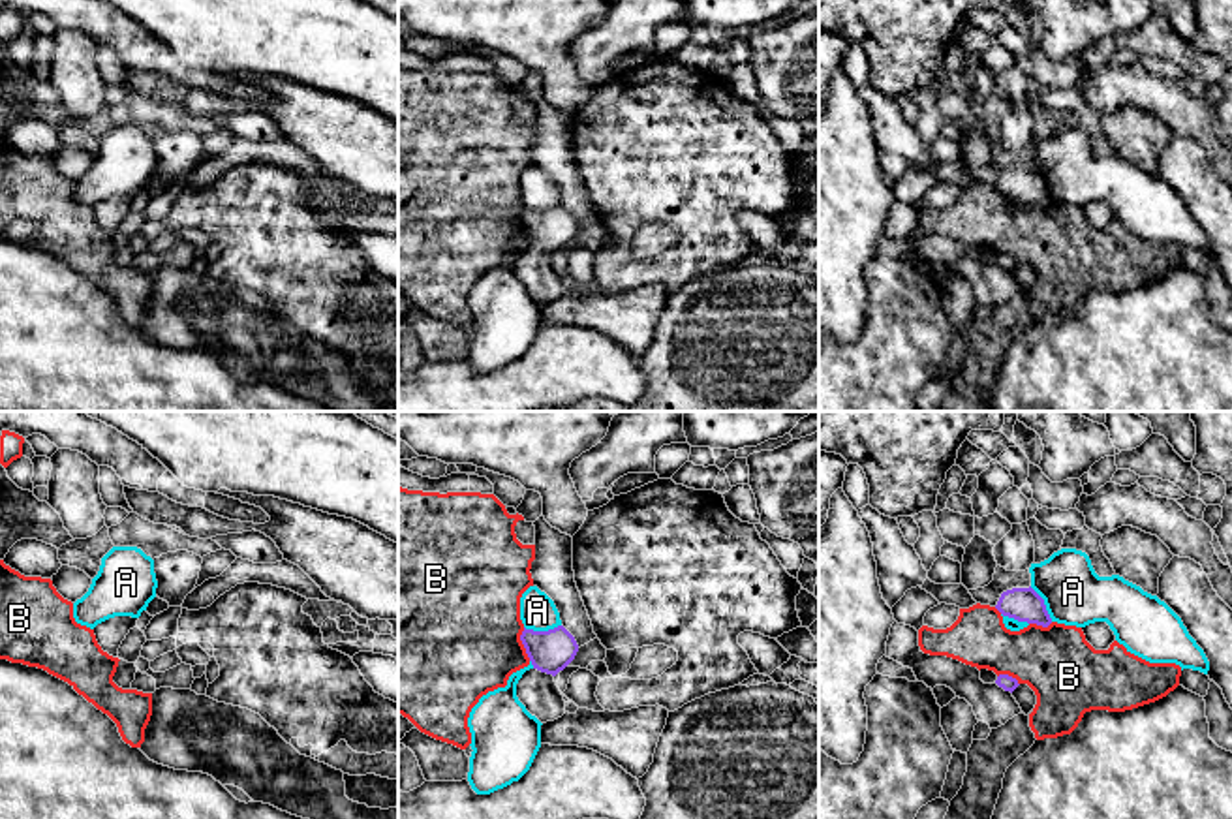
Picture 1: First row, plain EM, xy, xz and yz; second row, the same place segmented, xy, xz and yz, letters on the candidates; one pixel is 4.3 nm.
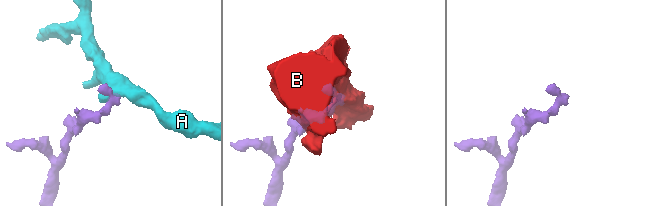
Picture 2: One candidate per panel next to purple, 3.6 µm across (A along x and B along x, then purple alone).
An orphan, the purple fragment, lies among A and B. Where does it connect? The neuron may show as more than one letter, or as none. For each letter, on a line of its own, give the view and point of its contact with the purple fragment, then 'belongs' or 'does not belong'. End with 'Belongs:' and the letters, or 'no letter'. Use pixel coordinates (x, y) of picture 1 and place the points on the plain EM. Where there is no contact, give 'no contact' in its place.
A: xz (541, 211) | does not belong
B: xz (523, 222) | does not belong
Belongs: no letter

